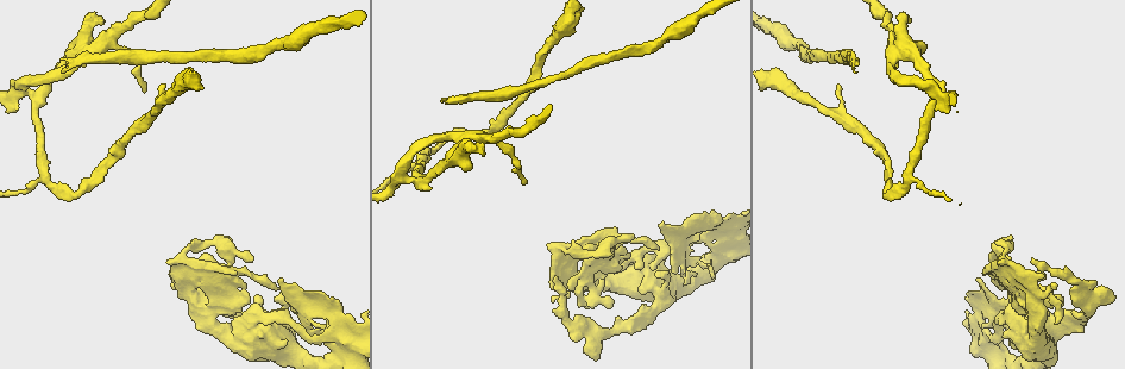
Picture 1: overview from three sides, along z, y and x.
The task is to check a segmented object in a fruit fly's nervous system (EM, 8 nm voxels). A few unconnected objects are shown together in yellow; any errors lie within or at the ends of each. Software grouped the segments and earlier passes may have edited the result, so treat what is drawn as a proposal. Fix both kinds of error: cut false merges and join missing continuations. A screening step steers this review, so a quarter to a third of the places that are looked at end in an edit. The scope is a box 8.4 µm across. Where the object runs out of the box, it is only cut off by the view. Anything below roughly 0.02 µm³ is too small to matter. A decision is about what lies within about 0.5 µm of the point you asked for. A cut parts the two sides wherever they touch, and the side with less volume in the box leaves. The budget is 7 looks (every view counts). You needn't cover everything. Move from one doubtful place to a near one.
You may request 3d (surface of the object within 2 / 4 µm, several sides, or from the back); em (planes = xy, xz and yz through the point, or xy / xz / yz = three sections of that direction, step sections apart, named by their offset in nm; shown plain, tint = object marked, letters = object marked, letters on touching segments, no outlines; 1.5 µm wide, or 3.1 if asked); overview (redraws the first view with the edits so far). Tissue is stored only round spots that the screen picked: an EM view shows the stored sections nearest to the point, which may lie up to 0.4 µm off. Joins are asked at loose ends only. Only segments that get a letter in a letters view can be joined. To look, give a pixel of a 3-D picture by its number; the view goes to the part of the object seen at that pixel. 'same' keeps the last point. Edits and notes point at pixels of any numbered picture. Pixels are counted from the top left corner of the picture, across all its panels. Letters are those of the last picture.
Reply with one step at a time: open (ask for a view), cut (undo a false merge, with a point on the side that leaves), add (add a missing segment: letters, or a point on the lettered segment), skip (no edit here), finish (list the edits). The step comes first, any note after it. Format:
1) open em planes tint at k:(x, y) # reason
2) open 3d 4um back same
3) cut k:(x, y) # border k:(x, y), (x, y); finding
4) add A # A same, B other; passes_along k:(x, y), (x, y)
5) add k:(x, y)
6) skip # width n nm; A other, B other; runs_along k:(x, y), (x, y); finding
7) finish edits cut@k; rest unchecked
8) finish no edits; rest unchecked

open em planes tint at 1:(187, 251) # touches itself

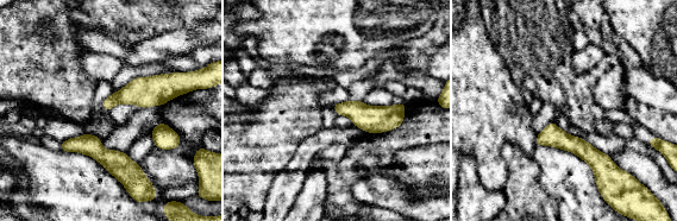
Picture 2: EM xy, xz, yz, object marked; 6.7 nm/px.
open em planes letters same # what lies round it

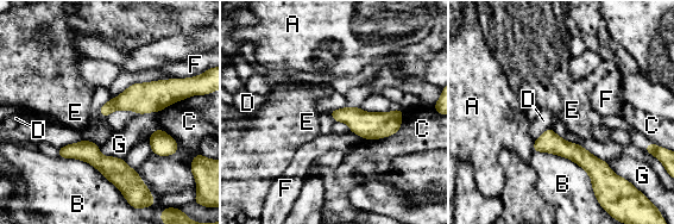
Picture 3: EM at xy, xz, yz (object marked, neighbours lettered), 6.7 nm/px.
skip # A other, B other, C other, D other, E other, F other, G other; runs_along 3:(180, 94), (133, 98), (102, 111); one neuron here

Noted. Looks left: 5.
open em xz step 8 tint at 1:(554, 39) # thick turns thin

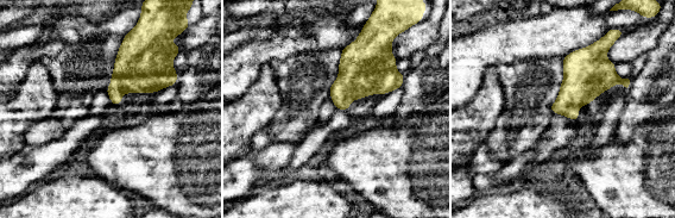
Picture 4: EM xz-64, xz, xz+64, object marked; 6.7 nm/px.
open em planes letters same # cut it another way

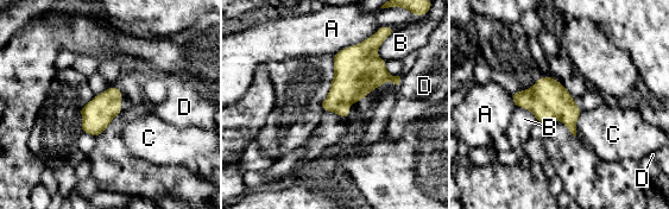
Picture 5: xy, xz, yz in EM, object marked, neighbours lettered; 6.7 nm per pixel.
skip # A other, B other, C other, D other; border 5:(581, 111), (576, 121), (575, 135); continuous, no second neuron

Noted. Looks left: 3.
open 3d 4um at 1:(40, 91) # a fork

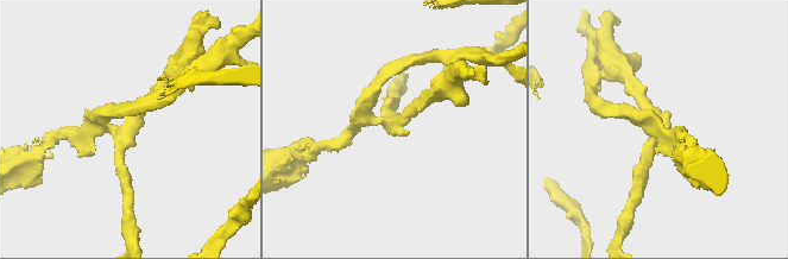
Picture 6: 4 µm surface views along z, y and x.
open em planes letters at 6:(130, 126)

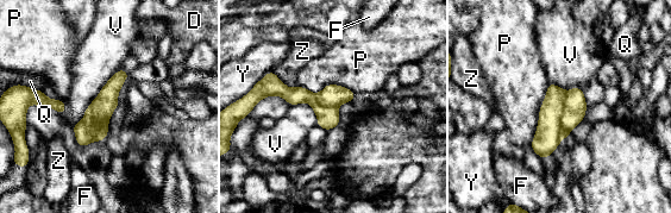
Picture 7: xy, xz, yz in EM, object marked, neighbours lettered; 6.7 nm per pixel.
cut 7:(574, 113) # D other, F other, P other, Q other, V other, Y other, Z other; two neurons meet here

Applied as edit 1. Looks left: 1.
finish edits cut@7; rest unchecked

